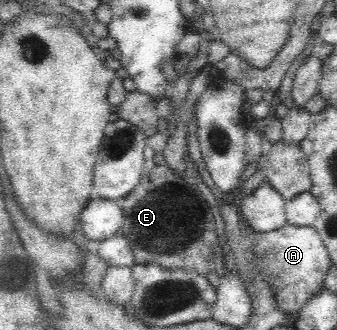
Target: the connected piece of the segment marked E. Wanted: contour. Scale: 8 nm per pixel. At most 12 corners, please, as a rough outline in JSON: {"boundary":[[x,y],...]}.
{"boundary":[[168,165],[119,201],[136,263],[214,271],[200,192]]}

